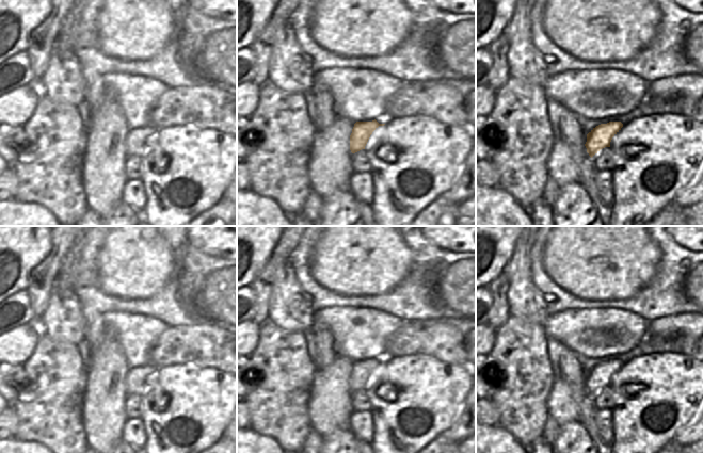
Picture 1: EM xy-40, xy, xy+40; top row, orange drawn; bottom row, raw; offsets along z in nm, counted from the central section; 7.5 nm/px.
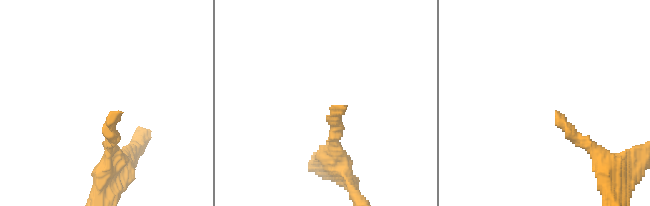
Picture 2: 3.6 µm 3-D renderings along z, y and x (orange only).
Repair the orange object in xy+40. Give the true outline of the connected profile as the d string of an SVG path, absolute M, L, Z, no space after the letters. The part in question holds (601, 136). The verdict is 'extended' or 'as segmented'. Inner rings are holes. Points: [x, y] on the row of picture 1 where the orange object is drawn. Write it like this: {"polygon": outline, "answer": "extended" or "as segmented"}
{"polygon": "M609 122L593 128L587 134L587 142L585 144L589 156L592 158L601 149L610 147L612 137L621 130L622 127L623 124L621 122Z", "answer": "as segmented"}

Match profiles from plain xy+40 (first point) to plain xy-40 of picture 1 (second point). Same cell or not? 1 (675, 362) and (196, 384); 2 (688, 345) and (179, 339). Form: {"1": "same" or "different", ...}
{"1": "same", "2": "same"}

